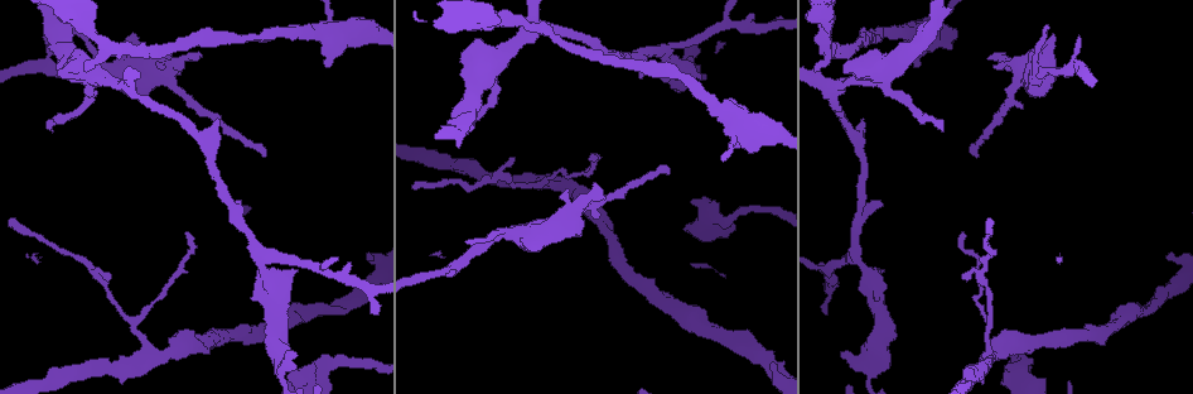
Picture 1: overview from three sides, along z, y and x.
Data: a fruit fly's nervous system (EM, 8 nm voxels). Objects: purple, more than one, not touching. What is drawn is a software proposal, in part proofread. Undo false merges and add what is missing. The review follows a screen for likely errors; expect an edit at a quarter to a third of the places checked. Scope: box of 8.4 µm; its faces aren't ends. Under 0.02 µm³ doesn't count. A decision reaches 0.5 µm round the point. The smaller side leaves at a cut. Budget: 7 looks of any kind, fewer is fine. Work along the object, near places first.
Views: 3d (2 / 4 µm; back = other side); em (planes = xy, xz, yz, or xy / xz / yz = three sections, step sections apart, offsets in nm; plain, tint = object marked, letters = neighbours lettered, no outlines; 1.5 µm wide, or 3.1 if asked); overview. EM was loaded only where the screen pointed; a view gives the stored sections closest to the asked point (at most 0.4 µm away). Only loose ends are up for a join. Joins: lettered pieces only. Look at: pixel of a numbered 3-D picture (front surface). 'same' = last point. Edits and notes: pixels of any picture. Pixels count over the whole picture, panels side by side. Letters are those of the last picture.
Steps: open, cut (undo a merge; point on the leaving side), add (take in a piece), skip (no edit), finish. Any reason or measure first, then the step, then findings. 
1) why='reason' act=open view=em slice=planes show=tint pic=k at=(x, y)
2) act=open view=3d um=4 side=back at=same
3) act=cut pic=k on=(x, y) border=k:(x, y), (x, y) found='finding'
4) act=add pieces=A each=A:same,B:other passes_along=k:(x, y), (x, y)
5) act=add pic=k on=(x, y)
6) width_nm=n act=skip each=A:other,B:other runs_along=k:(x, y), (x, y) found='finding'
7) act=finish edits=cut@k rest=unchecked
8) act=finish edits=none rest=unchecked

why='three arms meet' act=open view=em slice=xy step=8 show=tint pic=1 at=(151, 357)

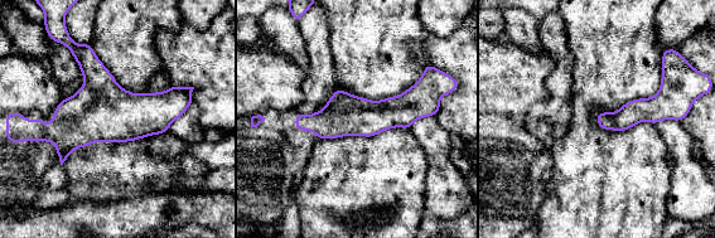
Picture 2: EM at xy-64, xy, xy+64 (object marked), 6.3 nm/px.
why='cut it another way' act=open view=em slice=planes show=letters at=same

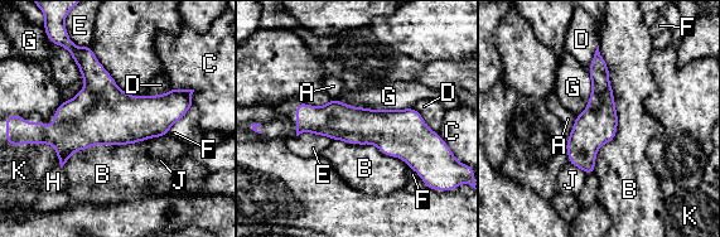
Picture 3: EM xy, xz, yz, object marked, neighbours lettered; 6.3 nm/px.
width_nm=240 act=skip each=A:other,B:other,C:other,D:other,E:other,F:other,G:other,H:other,J:other,K:other border=3:(333, 98), (370, 109), (412, 109) found='all the same neuron'

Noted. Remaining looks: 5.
act=open view=em slice=planes show=plain pic=1 at=(666, 174)

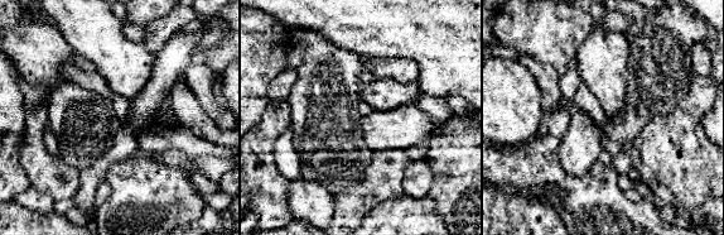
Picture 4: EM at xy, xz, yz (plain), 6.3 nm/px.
why='see the neighbours' act=open view=em slice=planes show=letters at=same

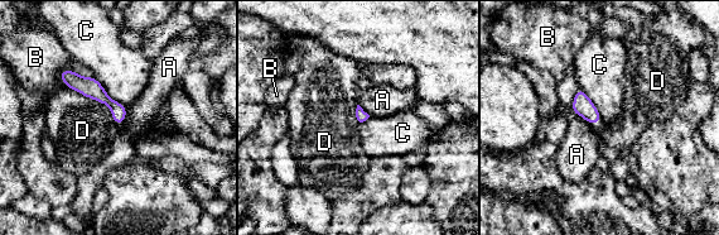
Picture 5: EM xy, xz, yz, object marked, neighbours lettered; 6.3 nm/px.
act=skip each=A:other,B:other,C:other,D:other found='none of them fits'

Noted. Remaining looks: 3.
why='thin end' act=open view=3d um=4 pic=1 at=(218, 120)

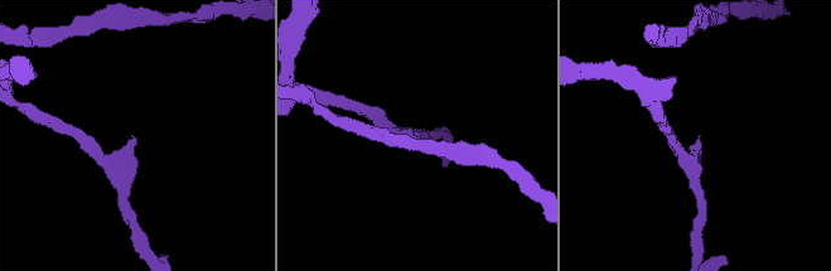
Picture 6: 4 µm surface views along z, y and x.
act=open view=em slice=planes show=letters pic=6 at=(136, 137)

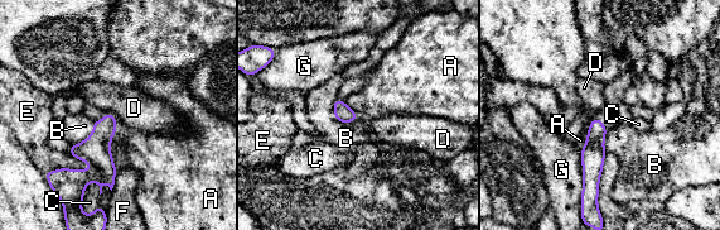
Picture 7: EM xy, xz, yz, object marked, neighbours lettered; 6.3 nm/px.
act=skip each=A:other,B:other,C:other,D:other,E:other,F:other,G:other border=7:(105, 110), (110, 113) found='no lettered piece goes on from it'

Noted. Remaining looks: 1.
act=finish edits=none rest=unchecked

